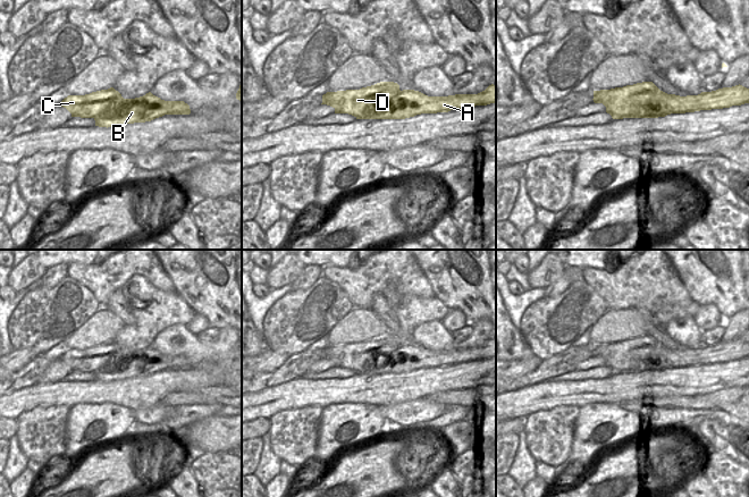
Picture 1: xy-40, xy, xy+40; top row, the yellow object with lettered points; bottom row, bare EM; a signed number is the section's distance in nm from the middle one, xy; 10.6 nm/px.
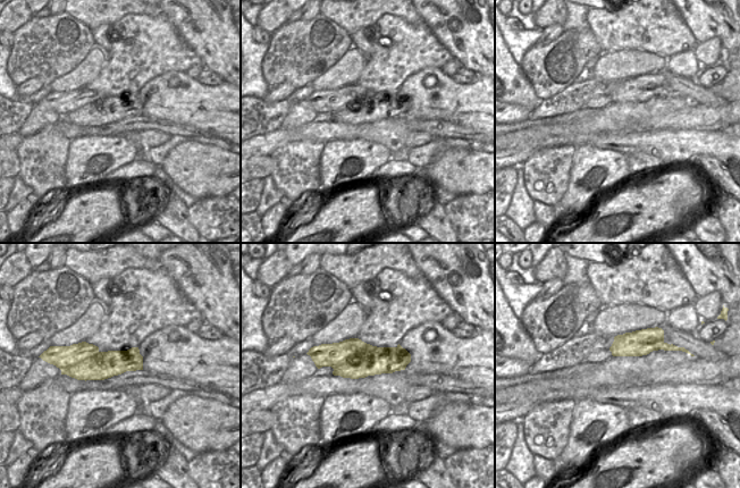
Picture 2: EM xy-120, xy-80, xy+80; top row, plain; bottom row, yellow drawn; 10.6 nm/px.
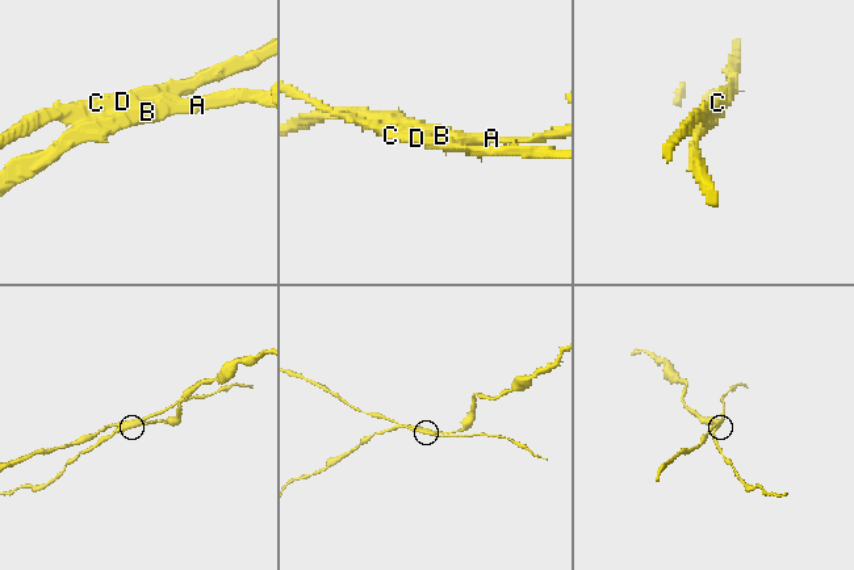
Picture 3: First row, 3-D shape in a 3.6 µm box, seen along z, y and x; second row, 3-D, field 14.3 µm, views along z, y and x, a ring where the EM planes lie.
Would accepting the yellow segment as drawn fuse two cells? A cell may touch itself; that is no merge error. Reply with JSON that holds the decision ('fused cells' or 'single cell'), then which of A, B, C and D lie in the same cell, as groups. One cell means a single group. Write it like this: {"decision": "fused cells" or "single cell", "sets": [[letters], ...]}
{"decision": "fused cells", "sets": [["A", "B"], ["C", "D"]]}

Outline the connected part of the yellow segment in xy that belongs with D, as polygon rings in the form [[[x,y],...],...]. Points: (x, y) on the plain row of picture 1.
[[[380,336],[360,344],[327,346],[322,357],[335,363],[335,368],[348,368],[354,371],[364,370],[367,373],[378,372],[379,363],[387,360],[389,354],[398,351],[399,357],[416,355],[416,345],[399,344],[394,336]]]

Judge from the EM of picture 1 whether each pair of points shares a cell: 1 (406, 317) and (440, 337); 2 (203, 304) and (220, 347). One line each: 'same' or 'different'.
1: different
2: different

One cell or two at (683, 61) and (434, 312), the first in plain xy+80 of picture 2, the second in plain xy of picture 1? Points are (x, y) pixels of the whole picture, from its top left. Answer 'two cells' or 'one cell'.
two cells

